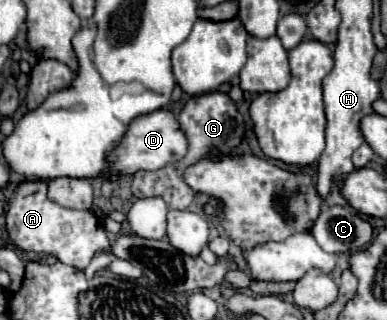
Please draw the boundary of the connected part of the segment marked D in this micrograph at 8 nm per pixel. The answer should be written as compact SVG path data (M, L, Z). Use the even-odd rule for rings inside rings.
M158 109L154 113L148 113L148 115L134 119L128 125L124 139L110 153L112 169L106 175L106 179L118 179L120 175L132 175L140 169L148 169L148 171L162 169L168 163L180 161L186 155L186 151L188 151L188 139L186 139L184 129L178 123L178 117L168 109Z

